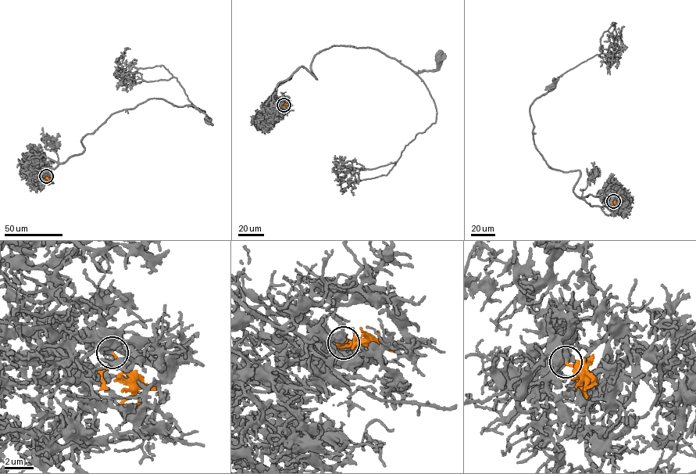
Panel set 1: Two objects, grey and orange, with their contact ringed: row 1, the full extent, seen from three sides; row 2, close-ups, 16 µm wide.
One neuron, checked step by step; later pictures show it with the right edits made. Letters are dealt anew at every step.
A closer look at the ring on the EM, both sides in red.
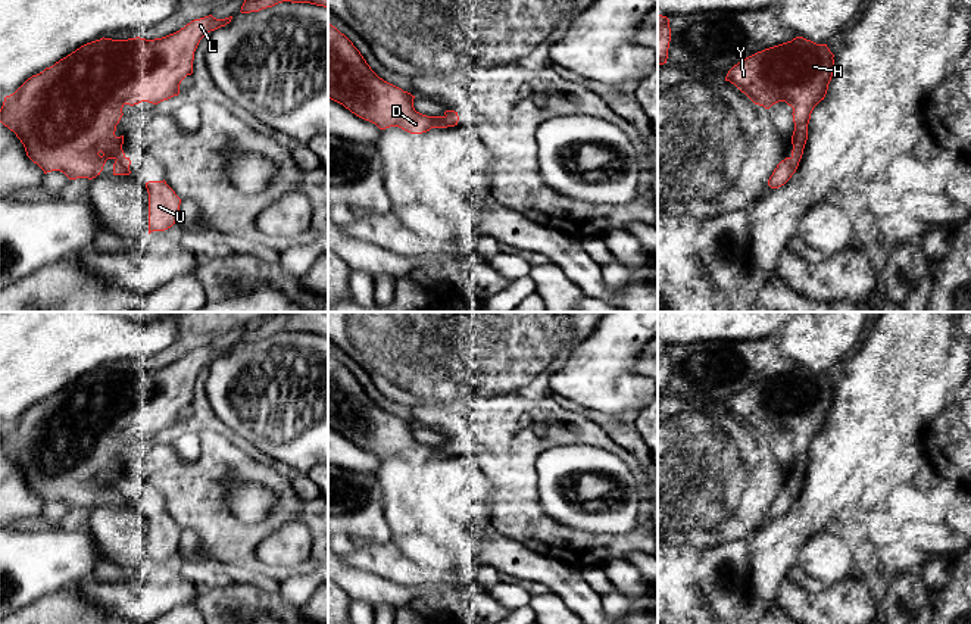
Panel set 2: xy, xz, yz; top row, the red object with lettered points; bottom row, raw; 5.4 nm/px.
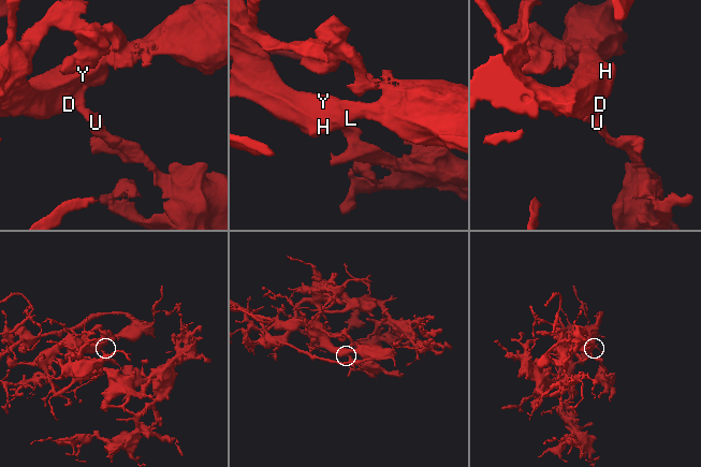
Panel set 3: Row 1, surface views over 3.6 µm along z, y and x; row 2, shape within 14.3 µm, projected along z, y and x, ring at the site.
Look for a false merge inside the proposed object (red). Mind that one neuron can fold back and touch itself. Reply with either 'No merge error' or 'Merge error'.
No merge error

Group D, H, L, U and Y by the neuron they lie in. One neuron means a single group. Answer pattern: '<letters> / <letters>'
D H L U Y

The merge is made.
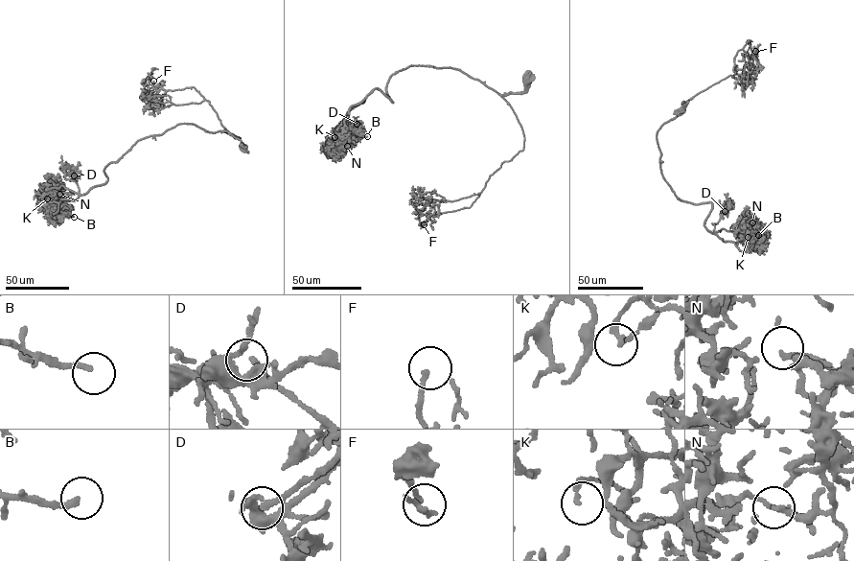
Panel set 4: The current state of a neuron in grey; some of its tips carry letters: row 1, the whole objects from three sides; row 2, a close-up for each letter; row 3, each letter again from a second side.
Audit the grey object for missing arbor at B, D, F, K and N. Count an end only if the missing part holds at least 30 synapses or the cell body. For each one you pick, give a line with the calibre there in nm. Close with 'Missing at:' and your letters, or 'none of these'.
B: Thickness 180 nm
D: Thickness 180 nm
Missing at: B, D

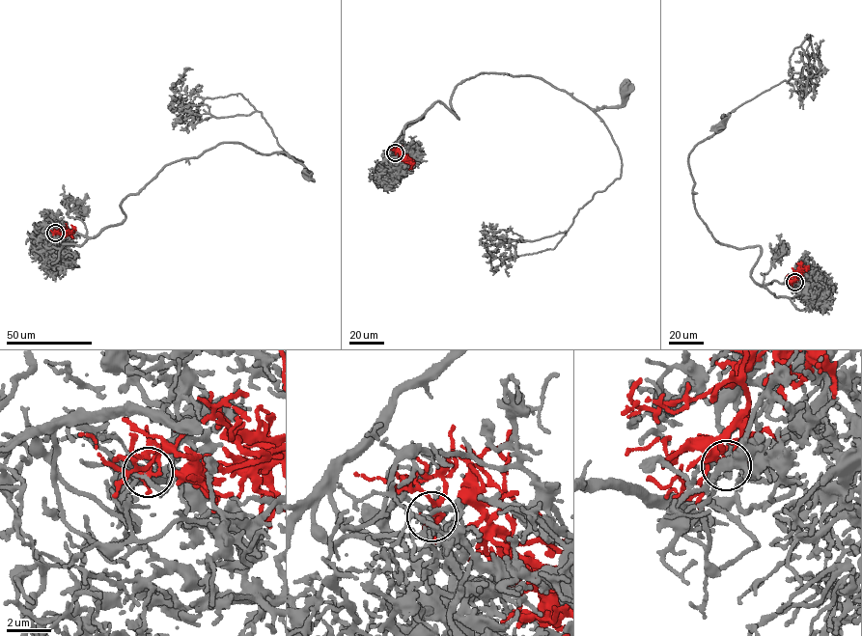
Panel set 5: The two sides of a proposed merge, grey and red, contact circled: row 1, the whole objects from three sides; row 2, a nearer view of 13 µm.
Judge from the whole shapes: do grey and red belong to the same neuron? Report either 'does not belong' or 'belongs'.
belongs

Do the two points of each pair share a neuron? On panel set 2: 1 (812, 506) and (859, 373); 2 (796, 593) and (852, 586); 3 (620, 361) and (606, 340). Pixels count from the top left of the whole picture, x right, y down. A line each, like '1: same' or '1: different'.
1: same
2: same
3: same

